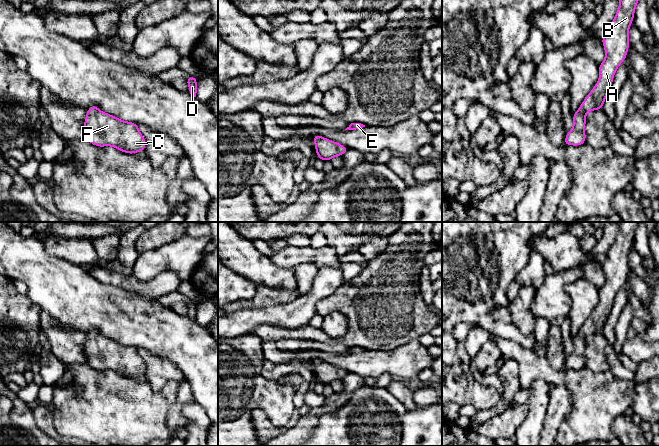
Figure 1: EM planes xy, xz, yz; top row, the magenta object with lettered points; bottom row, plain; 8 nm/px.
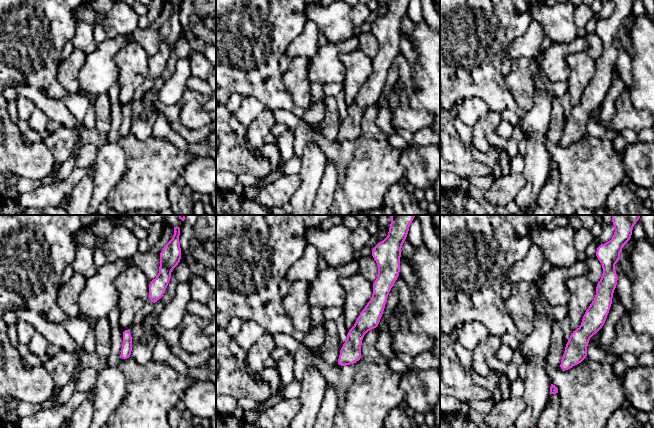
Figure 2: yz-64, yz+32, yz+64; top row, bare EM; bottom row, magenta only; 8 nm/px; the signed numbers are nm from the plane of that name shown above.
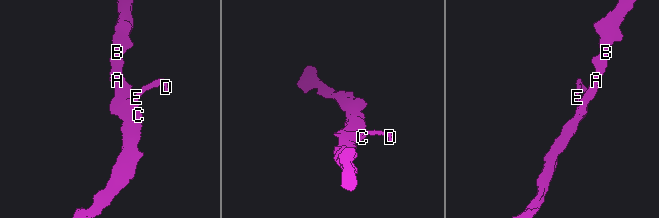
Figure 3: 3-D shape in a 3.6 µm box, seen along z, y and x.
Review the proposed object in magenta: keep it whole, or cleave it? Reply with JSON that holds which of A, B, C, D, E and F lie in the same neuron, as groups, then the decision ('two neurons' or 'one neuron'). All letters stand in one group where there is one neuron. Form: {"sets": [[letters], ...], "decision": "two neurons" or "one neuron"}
{"sets": [["A", "B", "C", "D", "E", "F"]], "decision": "one neuron"}

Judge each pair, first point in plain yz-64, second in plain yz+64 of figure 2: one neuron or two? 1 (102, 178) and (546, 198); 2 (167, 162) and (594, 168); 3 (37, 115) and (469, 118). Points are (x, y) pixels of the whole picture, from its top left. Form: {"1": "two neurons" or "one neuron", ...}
{"1": "one neuron", "2": "one neuron", "3": "two neurons"}

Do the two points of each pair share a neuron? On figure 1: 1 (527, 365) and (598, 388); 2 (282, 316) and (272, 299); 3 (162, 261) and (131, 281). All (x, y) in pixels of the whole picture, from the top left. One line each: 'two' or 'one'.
1: one
2: two
3: two

